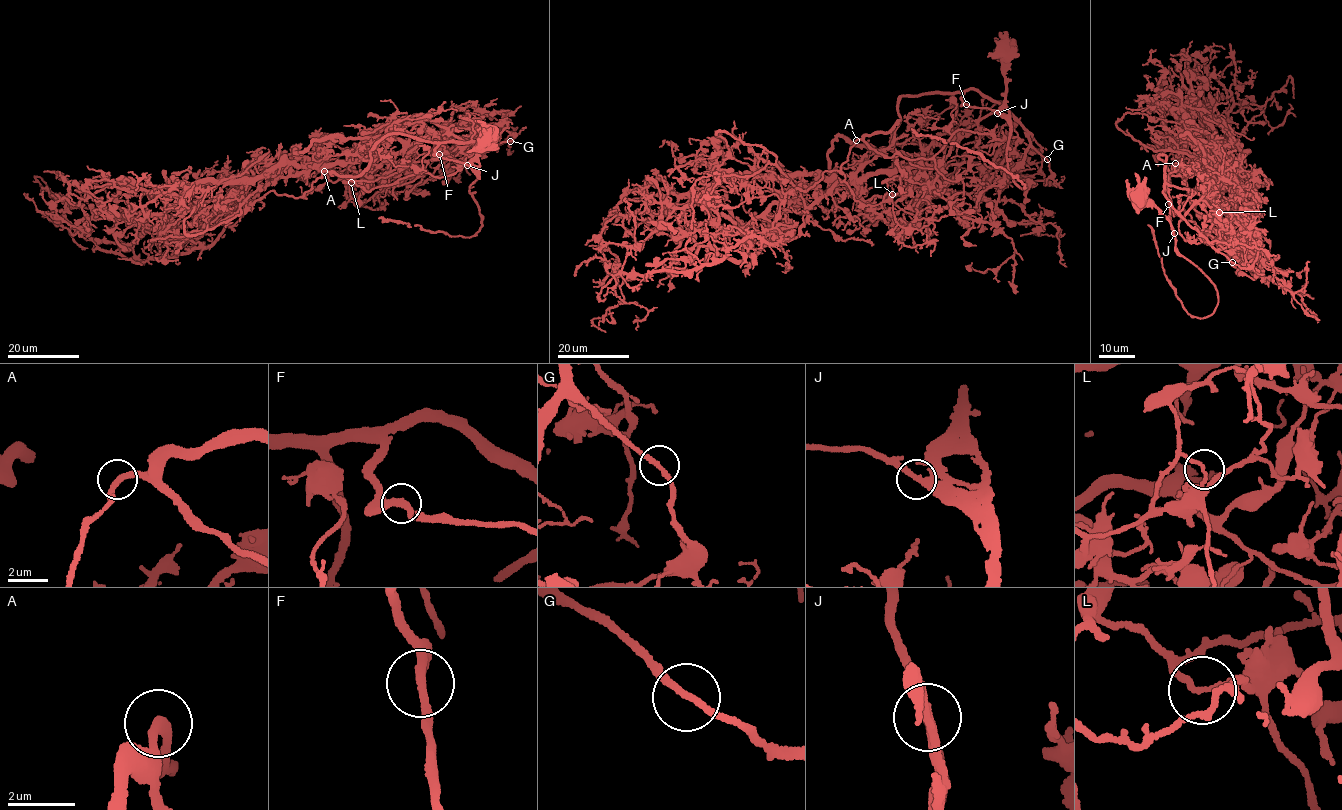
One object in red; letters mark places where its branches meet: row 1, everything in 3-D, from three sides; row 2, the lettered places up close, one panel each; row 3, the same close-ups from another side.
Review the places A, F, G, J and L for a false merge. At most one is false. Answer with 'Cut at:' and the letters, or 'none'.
Cut at: L

